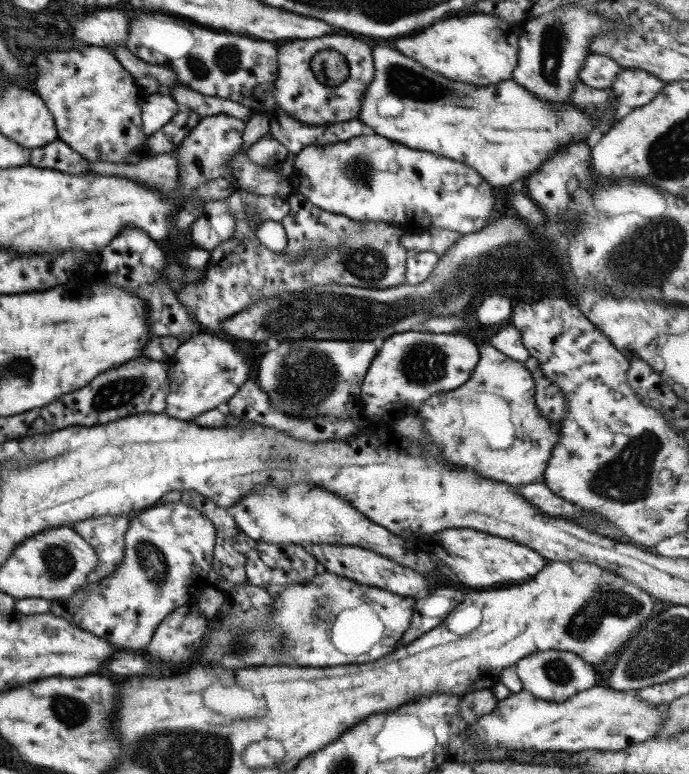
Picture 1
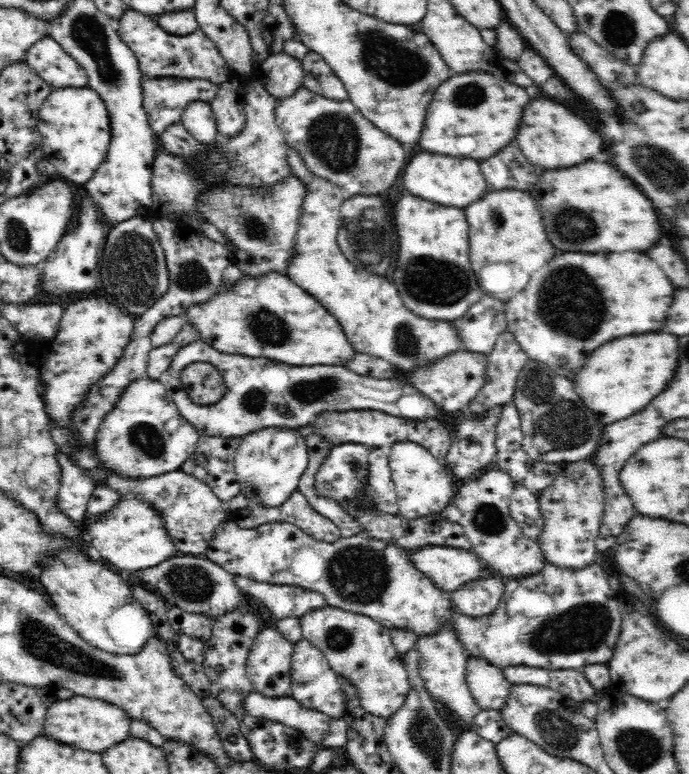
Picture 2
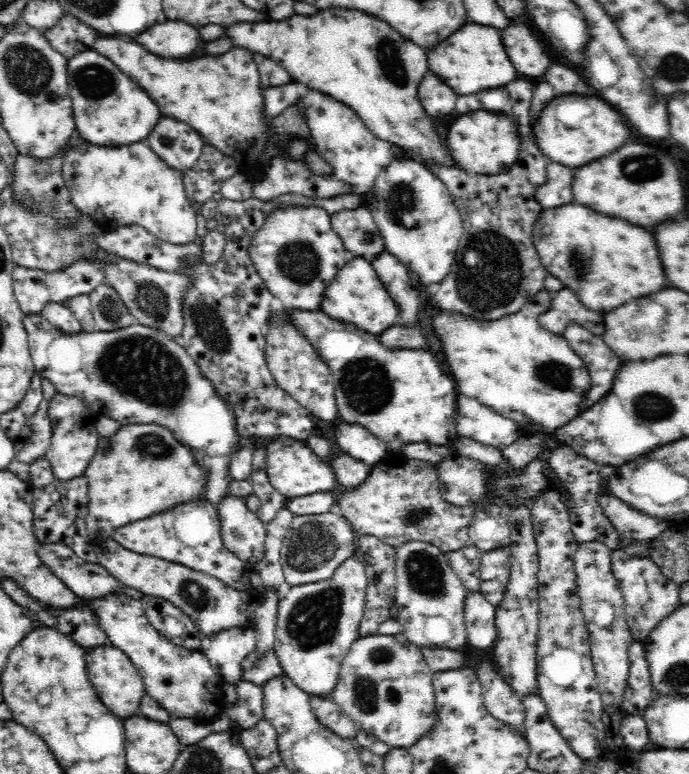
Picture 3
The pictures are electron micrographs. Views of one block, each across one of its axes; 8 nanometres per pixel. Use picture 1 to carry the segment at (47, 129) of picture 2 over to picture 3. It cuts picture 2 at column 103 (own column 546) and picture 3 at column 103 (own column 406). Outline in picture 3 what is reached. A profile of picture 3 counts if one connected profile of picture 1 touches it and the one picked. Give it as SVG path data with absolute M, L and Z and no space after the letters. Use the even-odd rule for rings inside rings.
M96 49L68 59L68 94L72 100L73 119L81 141L98 146L134 144L146 139L160 118L160 110L150 96L124 76L110 59Z

